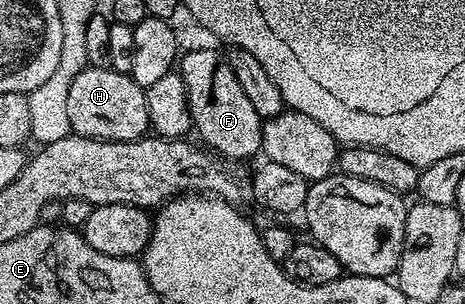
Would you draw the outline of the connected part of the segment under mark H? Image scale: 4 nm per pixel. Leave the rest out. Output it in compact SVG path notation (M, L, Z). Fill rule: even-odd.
M83 68L69 86L69 122L77 136L94 140L142 140L148 135L151 119L147 109L147 94L126 72L106 68Z

